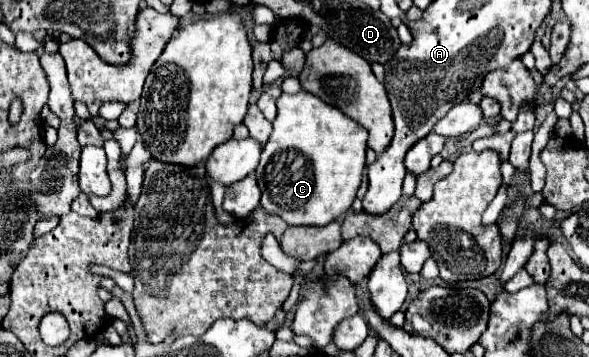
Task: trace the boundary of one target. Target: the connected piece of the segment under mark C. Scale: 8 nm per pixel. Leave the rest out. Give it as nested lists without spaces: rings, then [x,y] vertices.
[[[301,90],[297,94],[281,94],[277,98],[277,118],[273,120],[273,132],[271,132],[271,138],[267,140],[265,148],[263,148],[263,154],[261,154],[261,162],[255,170],[255,176],[257,176],[257,182],[259,182],[259,188],[261,188],[261,206],[271,210],[271,214],[279,214],[289,226],[325,226],[333,220],[337,220],[341,214],[345,214],[353,200],[355,200],[355,194],[357,194],[357,188],[361,184],[361,178],[363,178],[363,170],[365,170],[365,148],[367,148],[367,130],[363,126],[359,126],[355,120],[351,120],[347,114],[343,114],[341,110],[337,110],[335,106],[331,104],[325,104],[321,98]]]

